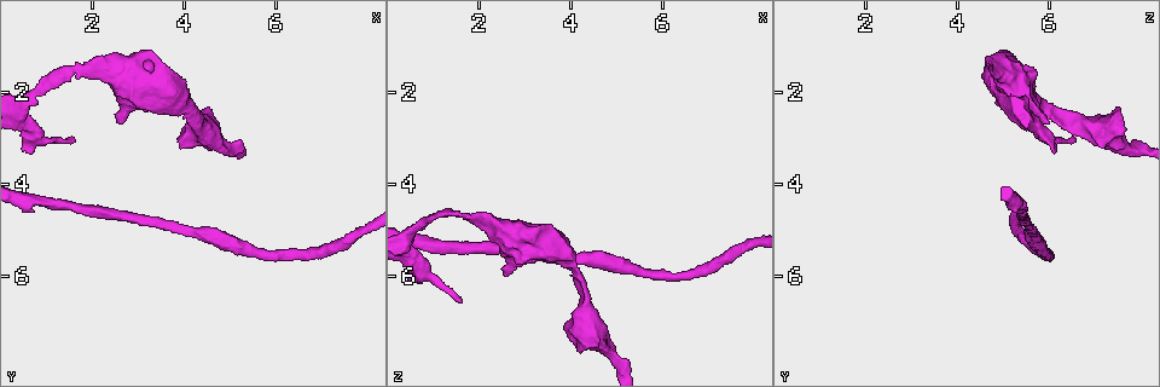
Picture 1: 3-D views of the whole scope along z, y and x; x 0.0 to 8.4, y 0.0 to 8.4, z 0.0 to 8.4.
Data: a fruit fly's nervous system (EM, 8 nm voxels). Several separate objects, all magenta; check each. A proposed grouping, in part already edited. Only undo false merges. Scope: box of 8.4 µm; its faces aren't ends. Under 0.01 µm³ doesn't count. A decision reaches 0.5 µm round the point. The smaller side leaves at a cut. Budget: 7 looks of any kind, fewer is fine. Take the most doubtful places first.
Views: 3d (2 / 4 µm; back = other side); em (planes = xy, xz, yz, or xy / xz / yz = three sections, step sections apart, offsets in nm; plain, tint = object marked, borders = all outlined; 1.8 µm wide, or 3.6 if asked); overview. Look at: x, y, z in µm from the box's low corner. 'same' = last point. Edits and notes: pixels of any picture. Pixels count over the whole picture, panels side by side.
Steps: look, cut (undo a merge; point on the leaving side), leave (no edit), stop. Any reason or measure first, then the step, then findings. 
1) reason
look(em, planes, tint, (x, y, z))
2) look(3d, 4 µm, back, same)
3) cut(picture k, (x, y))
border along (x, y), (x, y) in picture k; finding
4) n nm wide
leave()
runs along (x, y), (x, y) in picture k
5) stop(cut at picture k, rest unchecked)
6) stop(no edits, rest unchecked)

look(3d, 4 µm, back, (4.30, 2.70, 6.65))

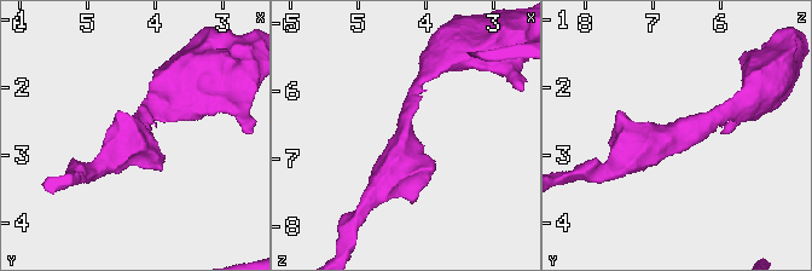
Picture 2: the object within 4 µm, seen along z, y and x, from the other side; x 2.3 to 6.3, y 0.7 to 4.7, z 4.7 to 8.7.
look(em, 3.6 µm, xy, step 8, tint, (4.35, 2.70, 6.70))

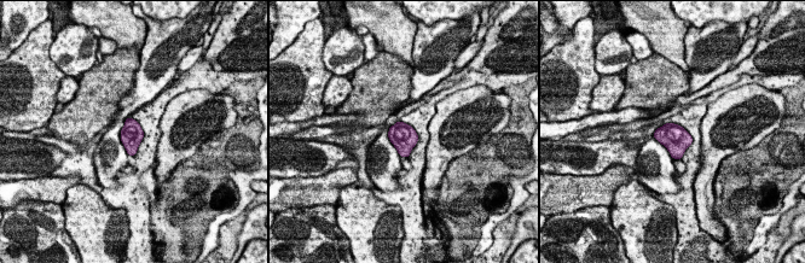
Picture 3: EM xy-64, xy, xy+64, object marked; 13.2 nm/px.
look(em, 3.6 µm, planes, tint, same)

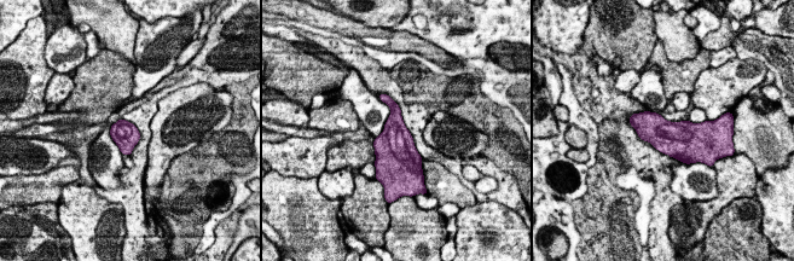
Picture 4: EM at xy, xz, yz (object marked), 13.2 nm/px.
leave()
continuous, no second neuron

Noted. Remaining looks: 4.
sudden change in width
look(3d, 4 µm, back, (0.80, 3.00, 6.00))

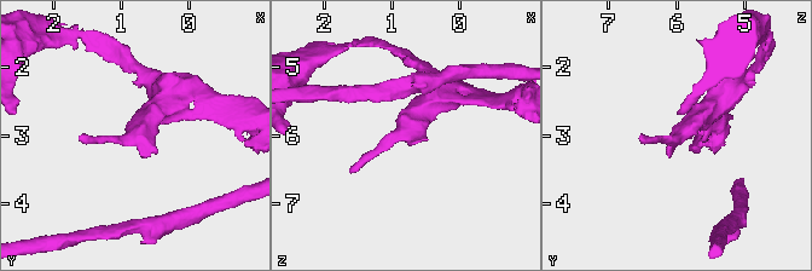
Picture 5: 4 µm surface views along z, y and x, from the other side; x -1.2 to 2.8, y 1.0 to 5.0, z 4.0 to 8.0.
look(em, xz, step 16, tint, (0.75, 3.05, 6.00))

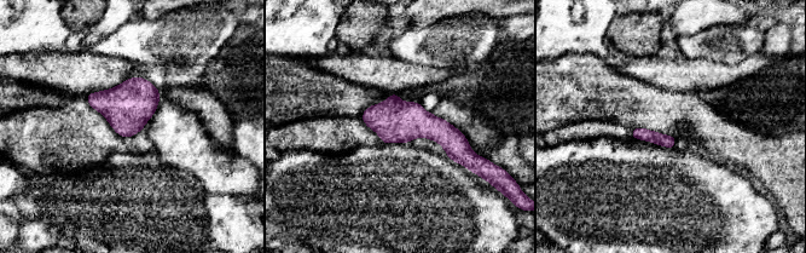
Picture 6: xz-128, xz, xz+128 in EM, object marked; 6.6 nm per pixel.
leave()
one neuron here

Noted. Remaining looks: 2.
sudden change in width
look(3d, 2 µm, (1.85, 1.60, 4.75))

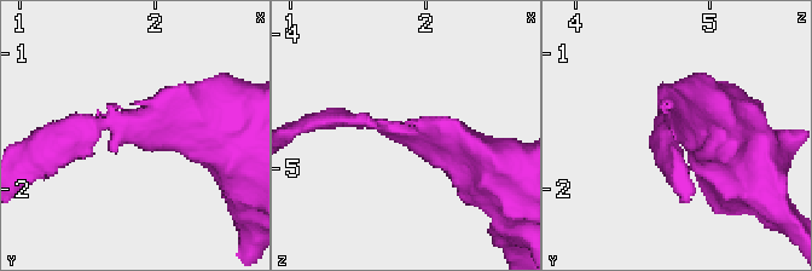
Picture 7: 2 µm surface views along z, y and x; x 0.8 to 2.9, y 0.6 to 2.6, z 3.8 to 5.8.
look(em, planes, tint, (1.90, 1.54, 4.76))

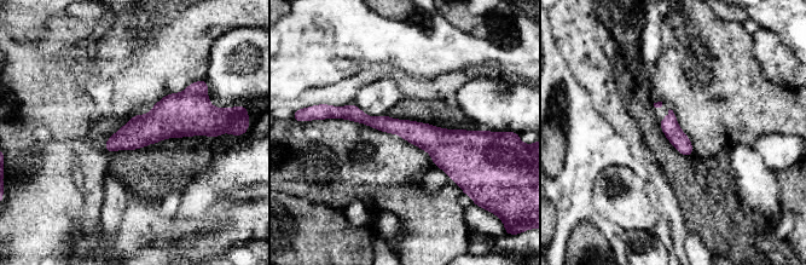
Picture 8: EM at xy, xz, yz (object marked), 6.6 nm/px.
leave()
runs along (335, 114), (429, 138), (477, 138) in picture 8; all the same neuron

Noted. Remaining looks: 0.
stop(no edits, rest unchecked)

